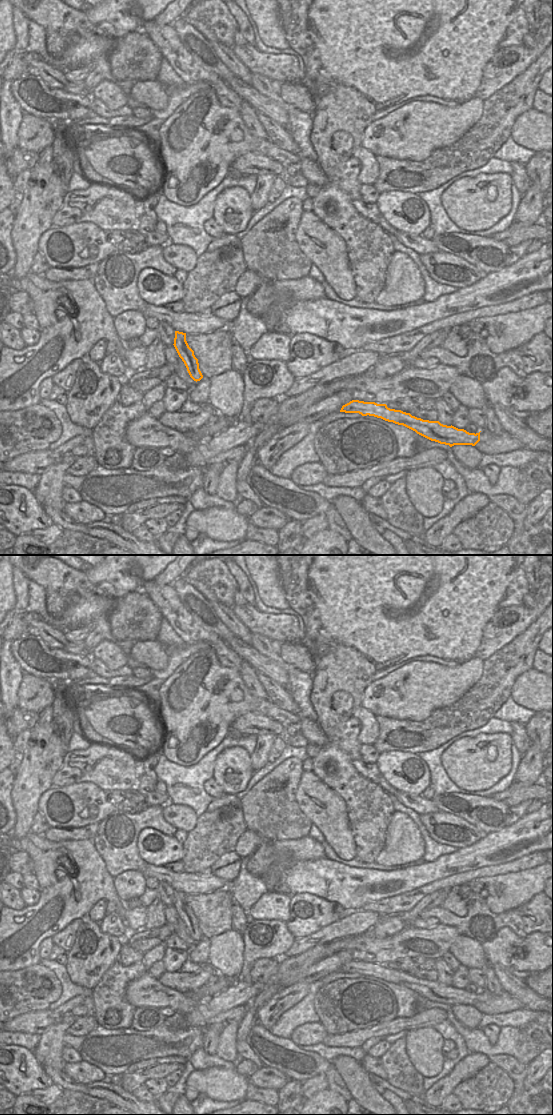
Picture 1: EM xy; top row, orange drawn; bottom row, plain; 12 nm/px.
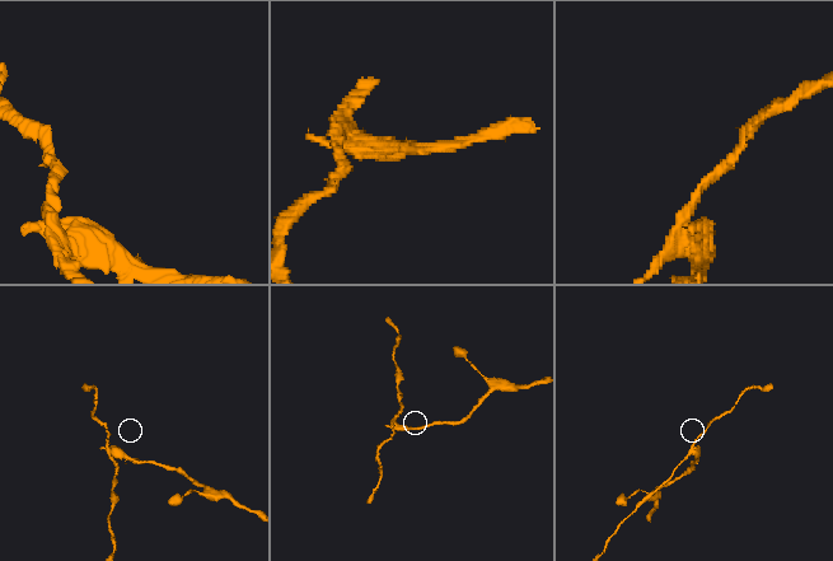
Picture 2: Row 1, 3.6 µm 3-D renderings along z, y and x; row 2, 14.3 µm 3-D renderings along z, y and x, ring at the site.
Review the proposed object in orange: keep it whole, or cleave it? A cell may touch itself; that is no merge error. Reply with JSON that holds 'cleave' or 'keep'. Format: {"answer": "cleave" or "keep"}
{"answer": "cleave"}

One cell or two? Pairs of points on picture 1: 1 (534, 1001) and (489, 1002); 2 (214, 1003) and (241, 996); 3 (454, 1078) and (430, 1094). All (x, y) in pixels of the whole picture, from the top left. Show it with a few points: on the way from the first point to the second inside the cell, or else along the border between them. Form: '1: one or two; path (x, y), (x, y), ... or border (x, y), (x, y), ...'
1: two; border (504, 990), (516, 998), (523, 1007)
2: one; path (221, 1002), (234, 996)
3: one; path (448, 1083), (436, 1094)

